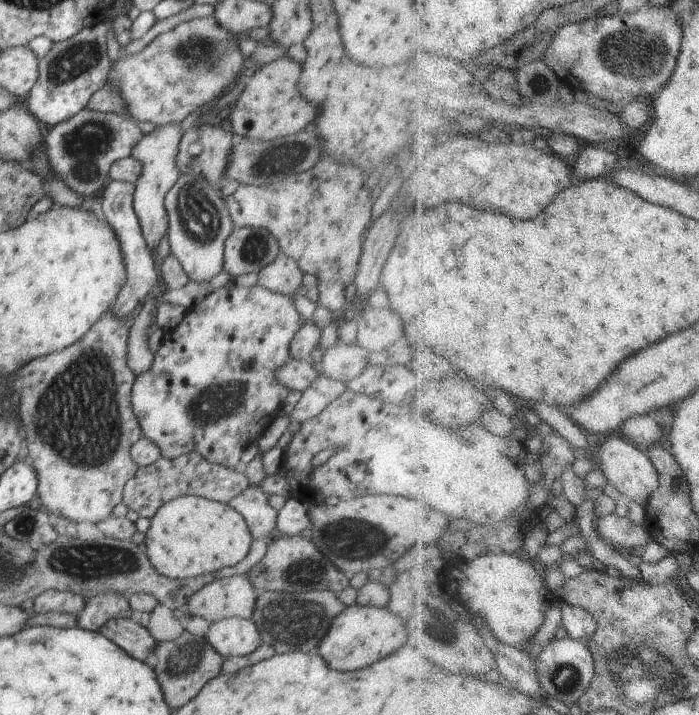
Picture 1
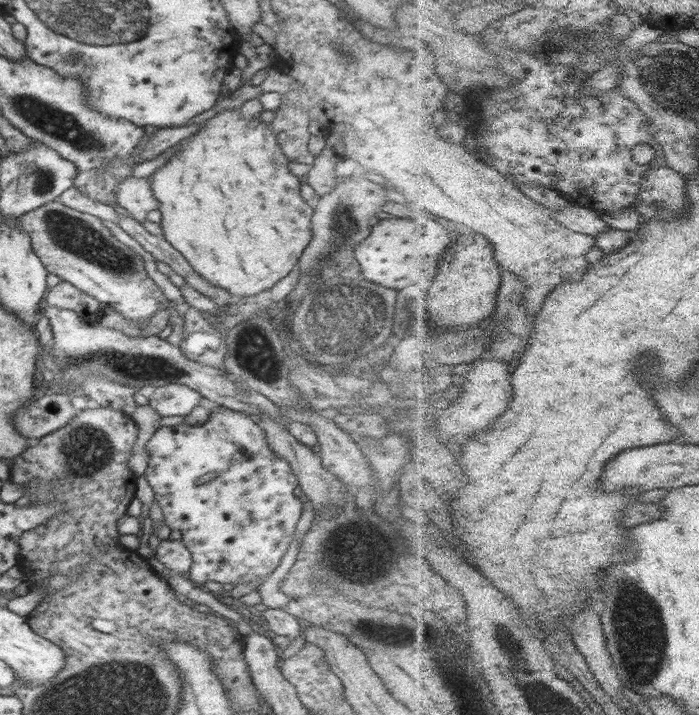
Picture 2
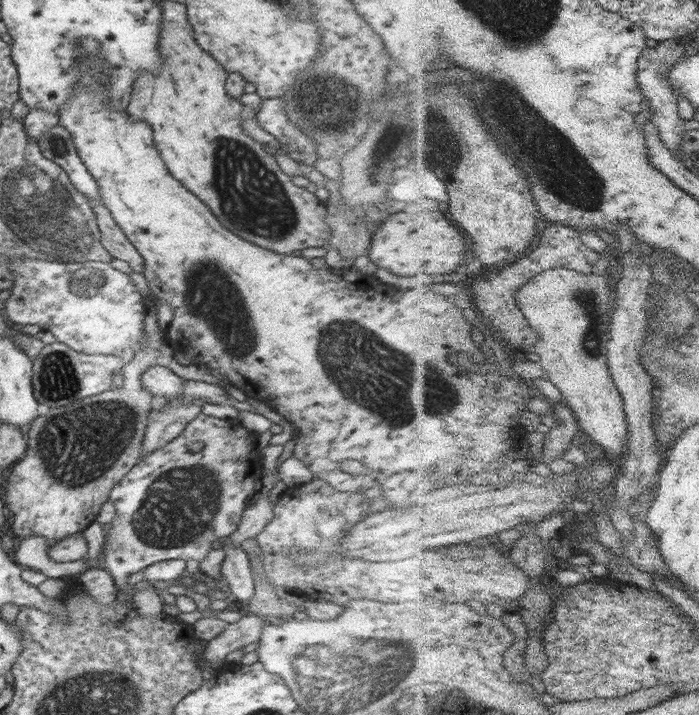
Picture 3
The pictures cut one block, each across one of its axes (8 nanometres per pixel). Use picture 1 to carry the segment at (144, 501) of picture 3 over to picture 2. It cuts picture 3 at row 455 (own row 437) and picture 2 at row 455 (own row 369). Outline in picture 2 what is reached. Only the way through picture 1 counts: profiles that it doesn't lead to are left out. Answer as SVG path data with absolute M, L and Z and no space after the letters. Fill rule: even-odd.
M211 403L211 410L208 420L200 426L182 424L160 427L148 442L146 451L150 460L142 475L154 491L154 499L162 509L166 525L170 530L180 529L182 532L180 540L188 547L193 562L186 574L190 580L201 587L206 582L233 585L254 582L270 575L288 552L303 510L300 498L292 496L292 490L298 488L299 482L290 463L272 451L266 431L251 416L240 409L229 409L214 403ZM208 472L216 472L217 477L204 484L196 484L196 480Z

